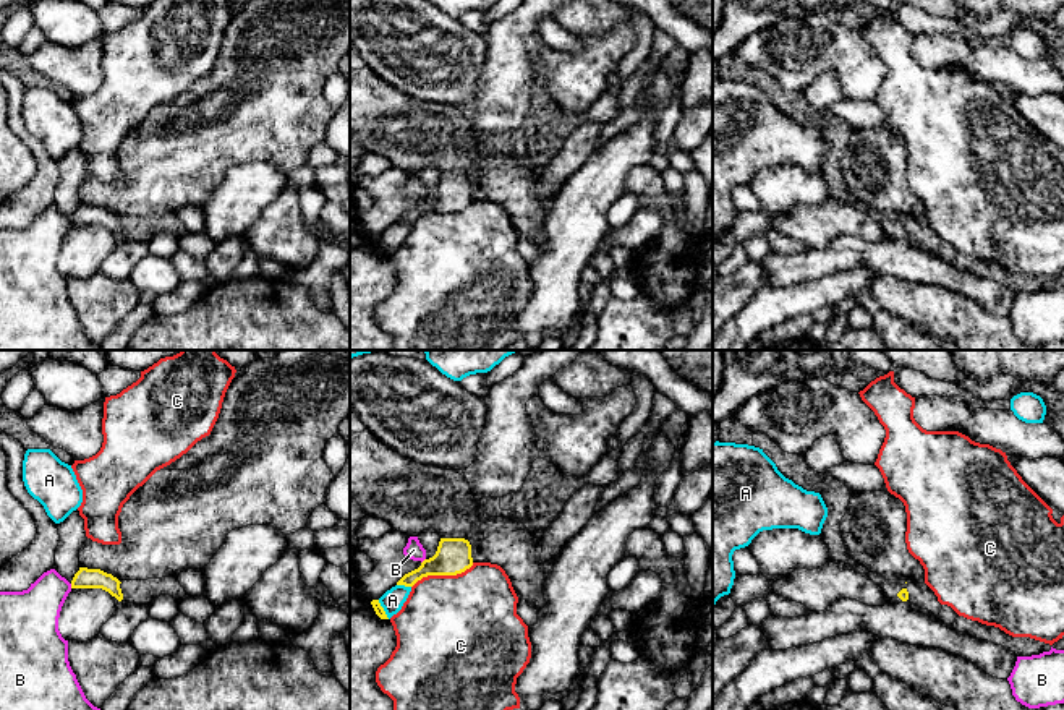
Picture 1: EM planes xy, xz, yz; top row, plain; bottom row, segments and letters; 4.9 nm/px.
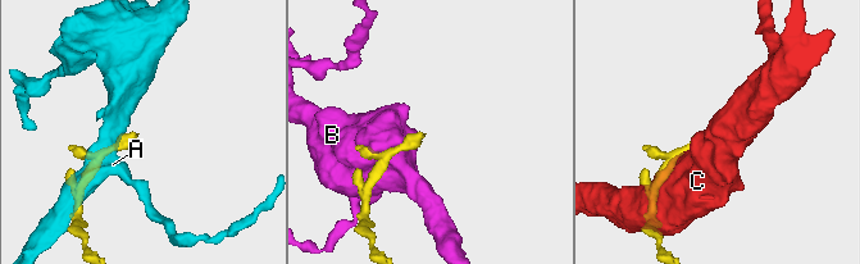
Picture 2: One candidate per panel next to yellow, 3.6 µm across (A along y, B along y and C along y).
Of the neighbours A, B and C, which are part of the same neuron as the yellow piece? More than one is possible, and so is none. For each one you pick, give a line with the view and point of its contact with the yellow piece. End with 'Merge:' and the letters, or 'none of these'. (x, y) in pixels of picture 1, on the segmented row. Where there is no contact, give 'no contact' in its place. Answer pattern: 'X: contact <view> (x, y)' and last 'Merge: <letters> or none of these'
Merge: none of these

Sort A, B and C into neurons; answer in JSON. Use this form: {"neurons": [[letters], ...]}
{"neurons": [["A"], ["B"], ["C"]]}

